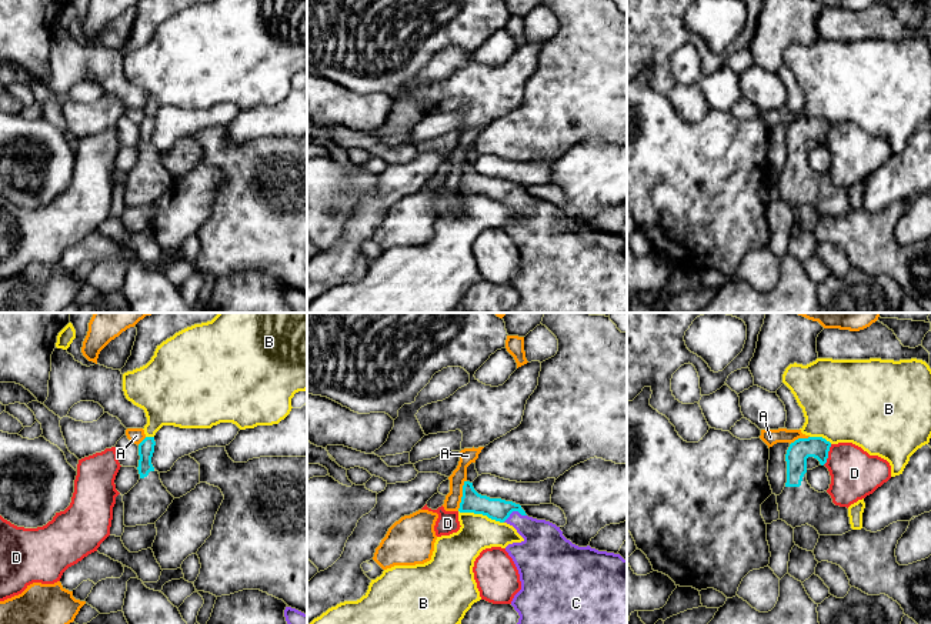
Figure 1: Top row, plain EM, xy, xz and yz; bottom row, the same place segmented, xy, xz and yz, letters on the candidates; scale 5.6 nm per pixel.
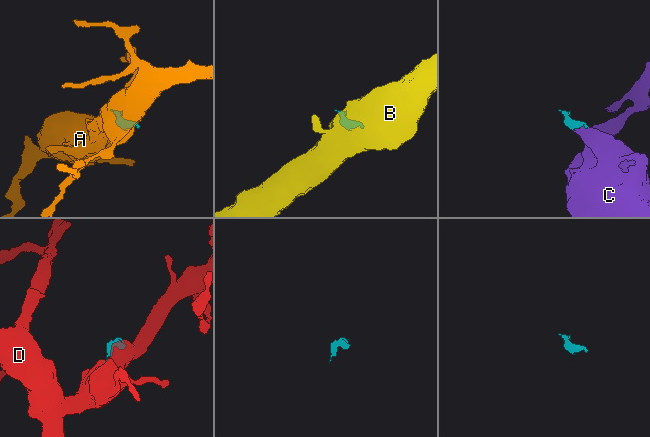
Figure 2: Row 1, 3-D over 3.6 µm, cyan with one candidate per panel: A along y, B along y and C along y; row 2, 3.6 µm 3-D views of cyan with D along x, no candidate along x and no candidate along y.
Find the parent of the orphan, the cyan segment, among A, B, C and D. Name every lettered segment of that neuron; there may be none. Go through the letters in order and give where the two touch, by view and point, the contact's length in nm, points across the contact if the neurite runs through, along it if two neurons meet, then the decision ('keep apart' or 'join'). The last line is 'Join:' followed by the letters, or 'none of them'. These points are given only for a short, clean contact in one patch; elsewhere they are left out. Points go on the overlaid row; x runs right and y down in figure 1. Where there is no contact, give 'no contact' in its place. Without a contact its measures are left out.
A: xz (463, 496) | 180 nm | along xz (466, 480), (457, 510) | keep apart
B: xz (481, 513) | 260 nm | along xz (459, 510), (486, 514), (503, 523) | keep apart
C: xz (514, 510) | 140 nm | across xz (496, 509), (514, 510), (544, 543) | join
D: yz (827, 454) | 130 nm | along yz (831, 444), (827, 460), (823, 464) | keep apart
Join: C

